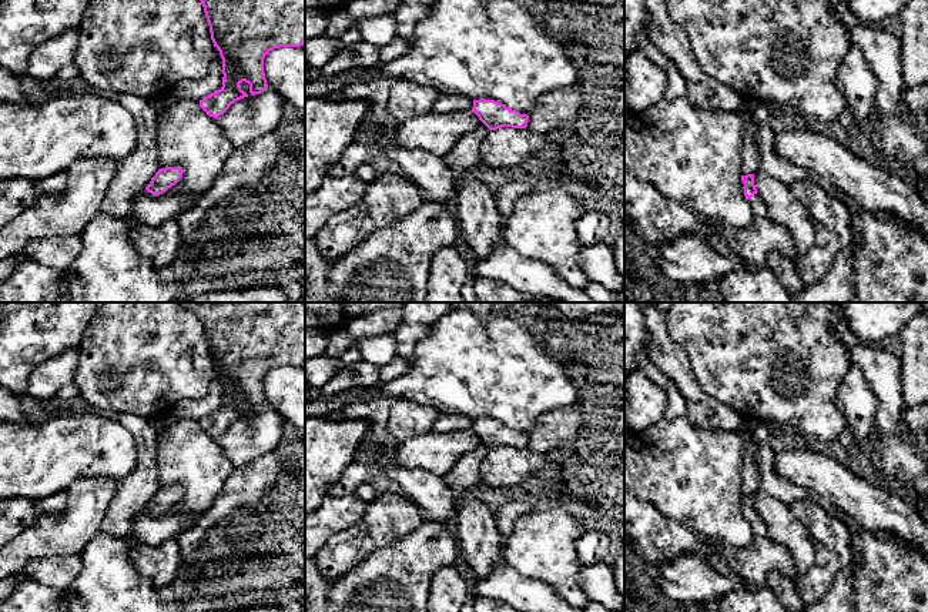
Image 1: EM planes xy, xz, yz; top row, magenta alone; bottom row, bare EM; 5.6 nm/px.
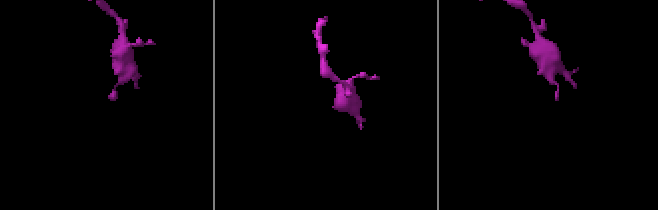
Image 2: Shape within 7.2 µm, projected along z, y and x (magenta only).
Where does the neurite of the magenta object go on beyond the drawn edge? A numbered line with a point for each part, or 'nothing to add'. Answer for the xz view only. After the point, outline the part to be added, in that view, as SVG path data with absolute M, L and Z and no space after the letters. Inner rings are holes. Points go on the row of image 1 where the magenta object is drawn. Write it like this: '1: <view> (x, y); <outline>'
nothing to add

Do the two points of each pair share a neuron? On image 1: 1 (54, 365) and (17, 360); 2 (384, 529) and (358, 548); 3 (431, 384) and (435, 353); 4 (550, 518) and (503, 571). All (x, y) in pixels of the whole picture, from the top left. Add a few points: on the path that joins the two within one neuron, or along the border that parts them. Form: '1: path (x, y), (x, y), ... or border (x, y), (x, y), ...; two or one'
1: border (71, 347), (44, 360), (32, 373), (24, 391); two
2: path (378, 529), (364, 542); one
3: path (436, 377), (436, 360); one
4: border (503, 559), (521, 575), (538, 581); two

